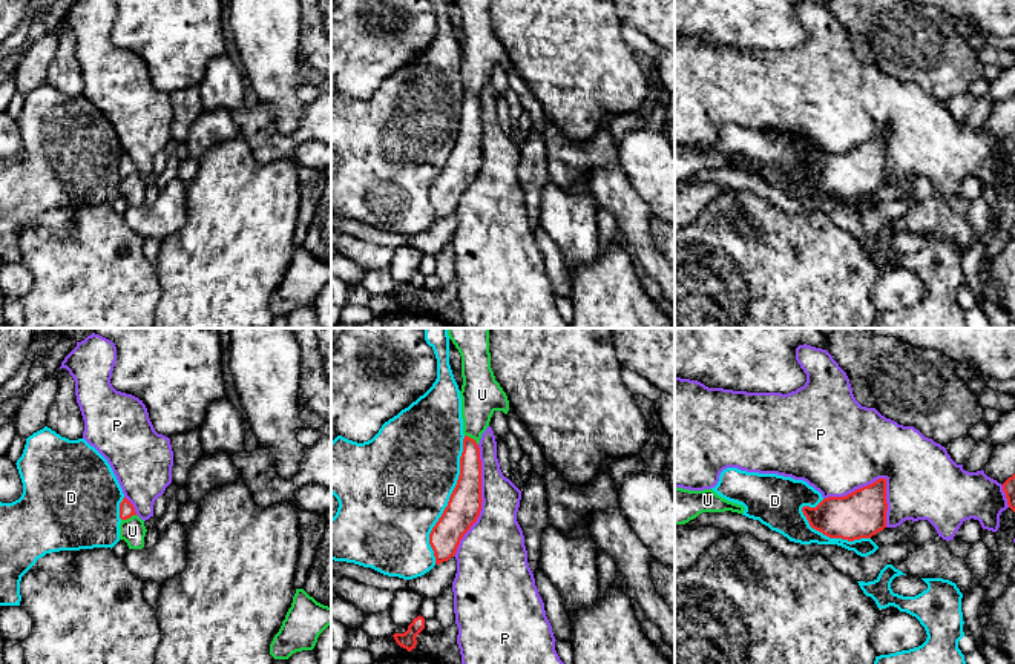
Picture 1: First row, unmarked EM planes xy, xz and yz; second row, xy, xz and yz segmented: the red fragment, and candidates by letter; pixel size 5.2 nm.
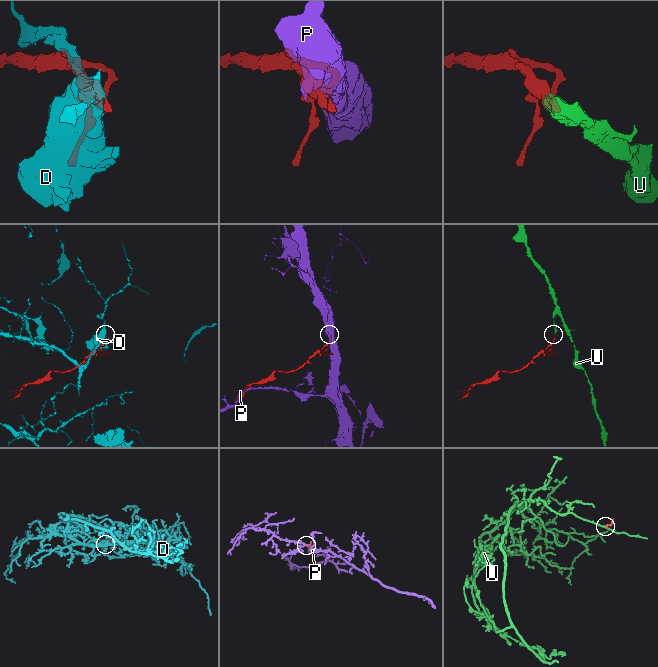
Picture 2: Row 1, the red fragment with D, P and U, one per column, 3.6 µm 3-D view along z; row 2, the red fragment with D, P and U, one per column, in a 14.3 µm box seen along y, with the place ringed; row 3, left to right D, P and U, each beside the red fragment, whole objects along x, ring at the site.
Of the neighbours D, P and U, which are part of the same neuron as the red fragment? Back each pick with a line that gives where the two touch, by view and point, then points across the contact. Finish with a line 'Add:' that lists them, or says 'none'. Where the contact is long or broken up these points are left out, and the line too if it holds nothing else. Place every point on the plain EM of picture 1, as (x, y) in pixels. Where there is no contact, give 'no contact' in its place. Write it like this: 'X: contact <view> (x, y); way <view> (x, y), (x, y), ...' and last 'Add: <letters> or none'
U: contact xy (128, 174); way xy (126, 164), (128, 174), (132, 187)
Add: U

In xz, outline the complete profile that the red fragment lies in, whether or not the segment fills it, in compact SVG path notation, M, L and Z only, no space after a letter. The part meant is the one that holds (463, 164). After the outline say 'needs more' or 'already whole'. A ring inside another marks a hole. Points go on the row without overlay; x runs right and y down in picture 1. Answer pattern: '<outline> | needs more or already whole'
M454 0L462 12L463 109L460 132L448 163L429 190L435 221L455 212L463 192L481 167L480 95L495 67L508 71L509 57L491 25L489 0Z | needs more

